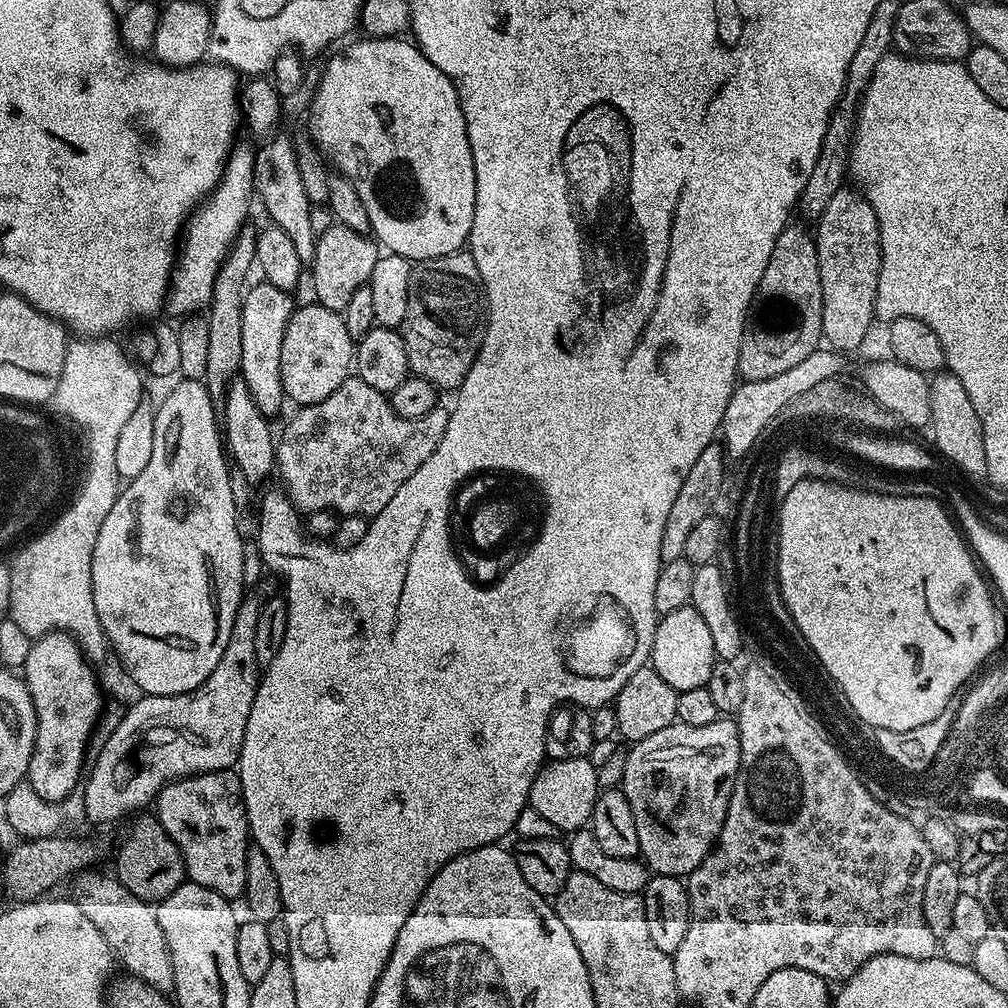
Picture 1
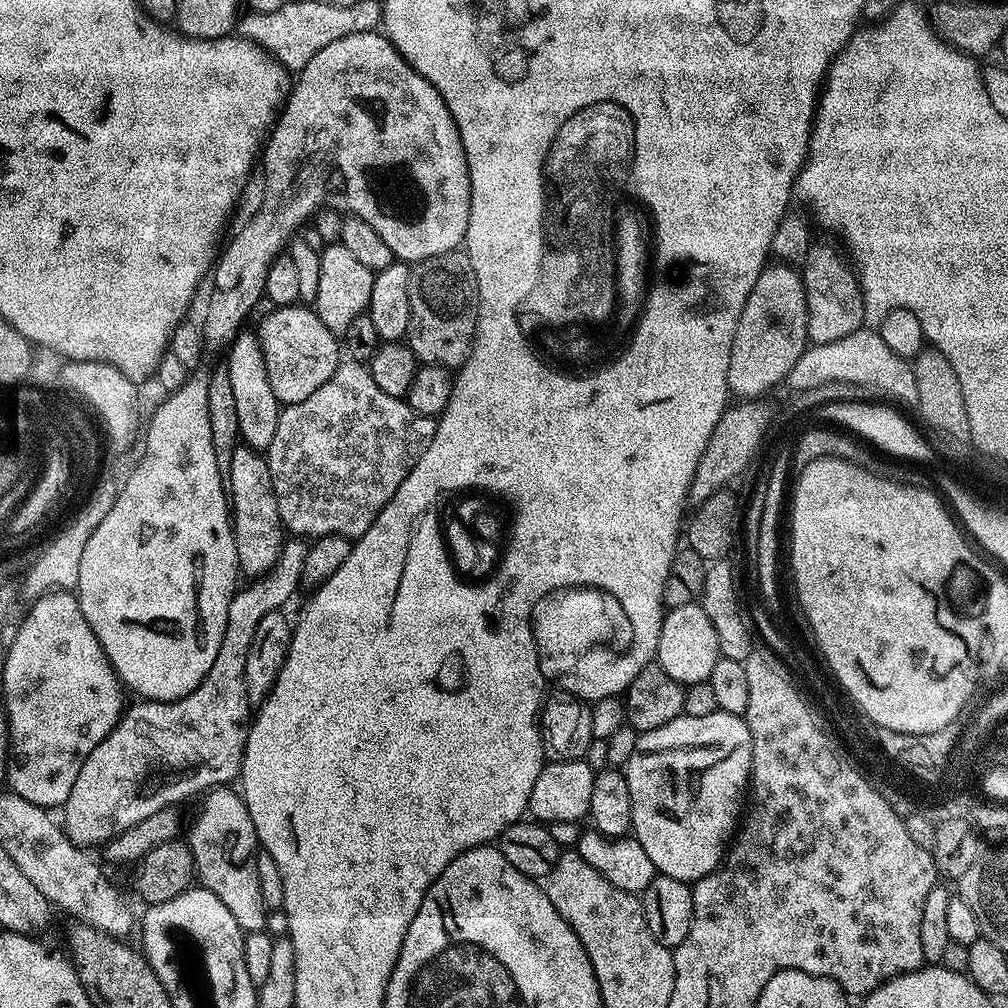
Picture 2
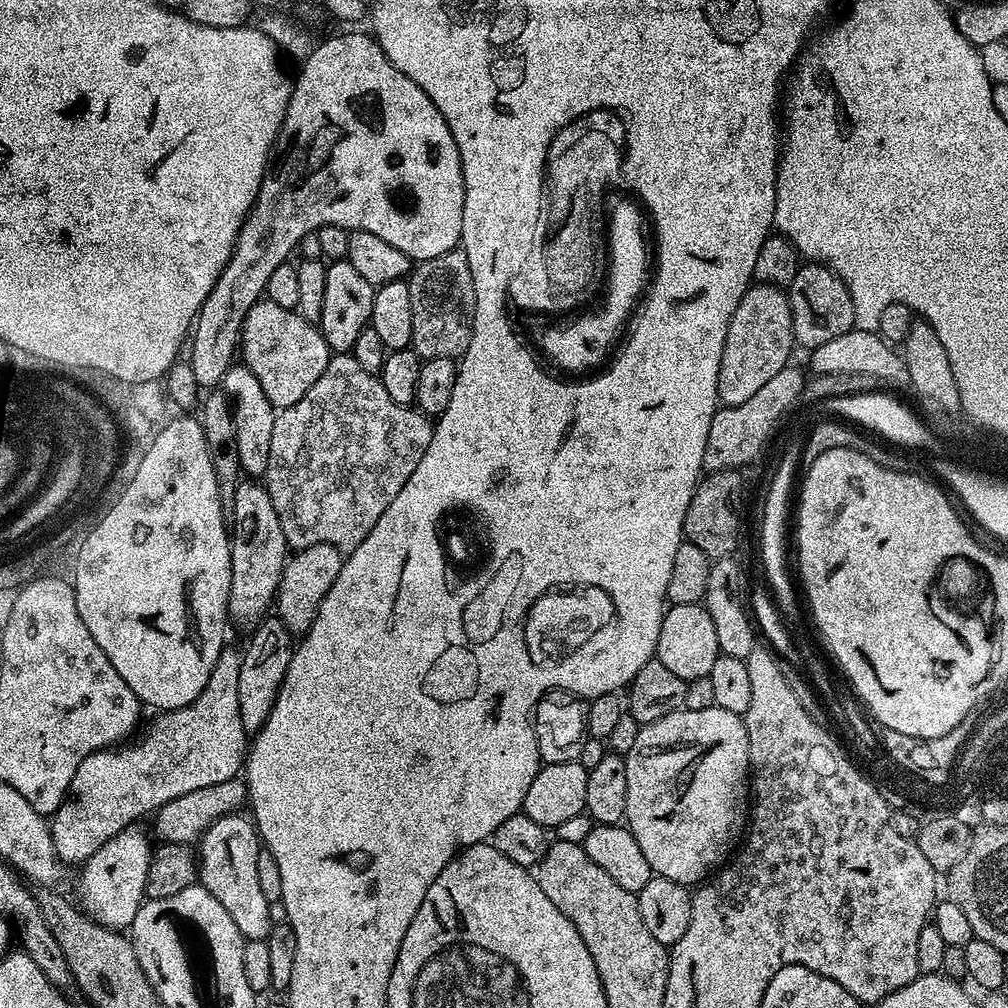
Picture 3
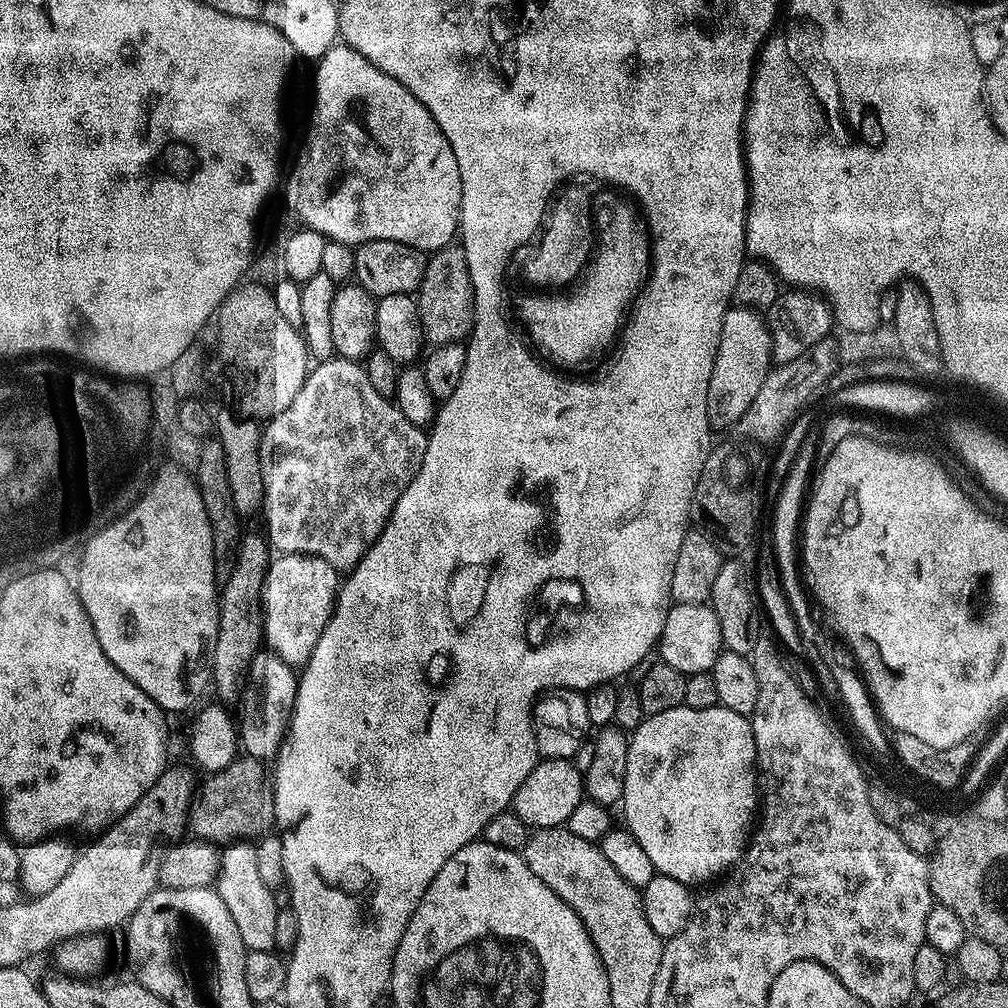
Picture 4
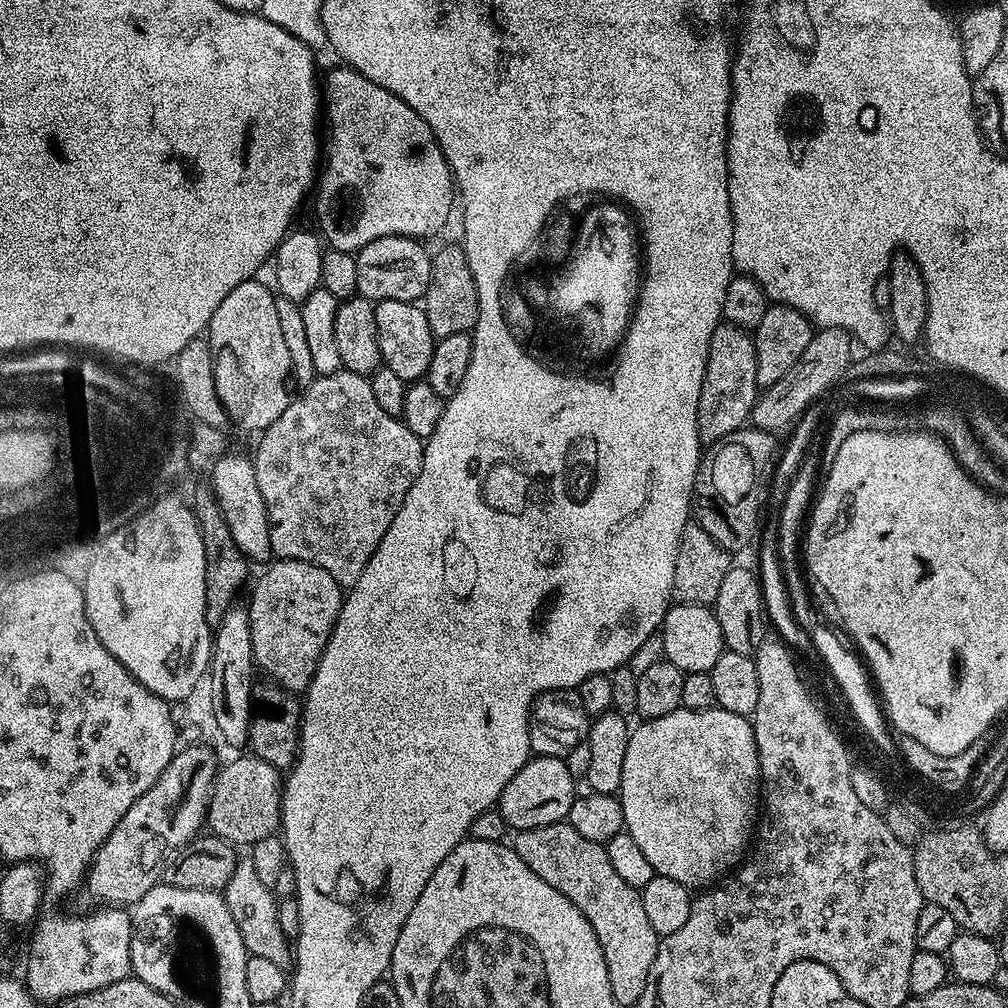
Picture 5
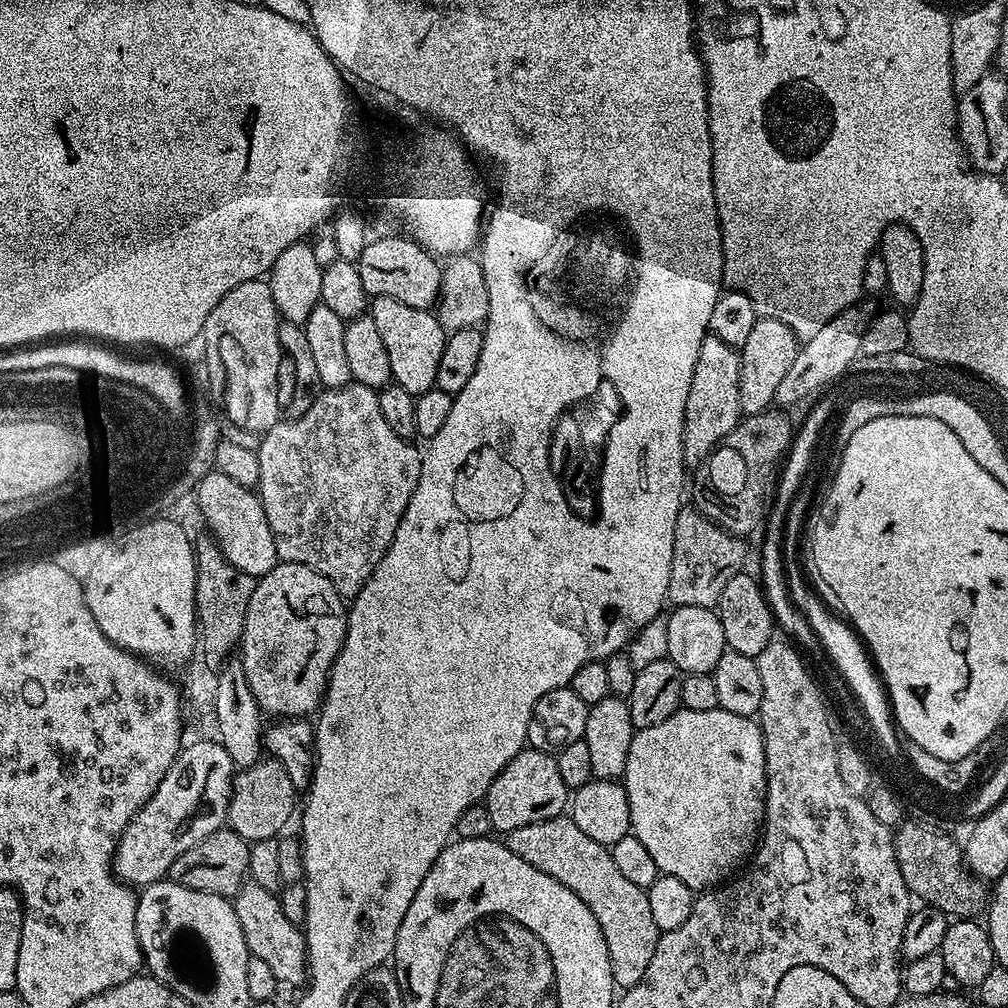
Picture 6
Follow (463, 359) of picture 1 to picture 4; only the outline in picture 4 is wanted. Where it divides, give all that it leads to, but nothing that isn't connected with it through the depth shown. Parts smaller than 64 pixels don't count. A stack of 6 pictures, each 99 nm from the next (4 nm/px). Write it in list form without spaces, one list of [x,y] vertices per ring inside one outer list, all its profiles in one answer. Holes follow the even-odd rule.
[[[453,242],[427,257],[422,282],[414,295],[424,327],[424,338],[429,345],[467,341],[476,319],[476,303],[466,254],[459,243]]]

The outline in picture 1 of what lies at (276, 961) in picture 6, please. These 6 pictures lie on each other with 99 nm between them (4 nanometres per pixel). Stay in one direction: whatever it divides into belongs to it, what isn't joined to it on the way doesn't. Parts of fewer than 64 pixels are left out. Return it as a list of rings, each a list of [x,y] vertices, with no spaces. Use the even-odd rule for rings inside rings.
[[[235,771],[207,772],[171,780],[156,795],[154,815],[178,846],[191,883],[206,886],[206,890],[214,890],[229,902],[235,901],[235,896],[243,897],[250,833],[240,777]]]

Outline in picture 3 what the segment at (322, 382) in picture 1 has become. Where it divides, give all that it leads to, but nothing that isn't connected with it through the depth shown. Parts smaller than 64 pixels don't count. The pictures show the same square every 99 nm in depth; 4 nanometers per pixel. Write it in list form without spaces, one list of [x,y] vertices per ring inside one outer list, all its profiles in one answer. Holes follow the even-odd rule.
[[[262,298],[246,314],[240,331],[240,347],[243,363],[258,378],[266,398],[279,410],[294,406],[326,370],[330,349],[326,338],[313,321],[304,320],[300,313],[278,306],[274,301]]]

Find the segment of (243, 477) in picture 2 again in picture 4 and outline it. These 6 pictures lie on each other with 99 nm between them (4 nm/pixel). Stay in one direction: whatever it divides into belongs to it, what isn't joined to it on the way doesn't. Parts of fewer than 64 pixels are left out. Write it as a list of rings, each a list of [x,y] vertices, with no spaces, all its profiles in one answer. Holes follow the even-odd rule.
[[[245,531],[241,535],[231,561],[232,573],[220,588],[220,625],[218,642],[214,642],[212,678],[219,699],[235,701],[244,689],[248,667],[254,654],[261,651],[264,640],[264,583],[270,563],[270,545],[263,535]]]

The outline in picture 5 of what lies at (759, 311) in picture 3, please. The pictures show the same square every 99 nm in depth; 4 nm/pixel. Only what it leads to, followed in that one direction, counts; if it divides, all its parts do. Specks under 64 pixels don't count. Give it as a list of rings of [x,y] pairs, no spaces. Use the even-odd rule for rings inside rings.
[[[721,322],[710,338],[702,394],[698,398],[698,434],[704,446],[715,445],[745,427],[756,405],[756,341],[751,331]]]

